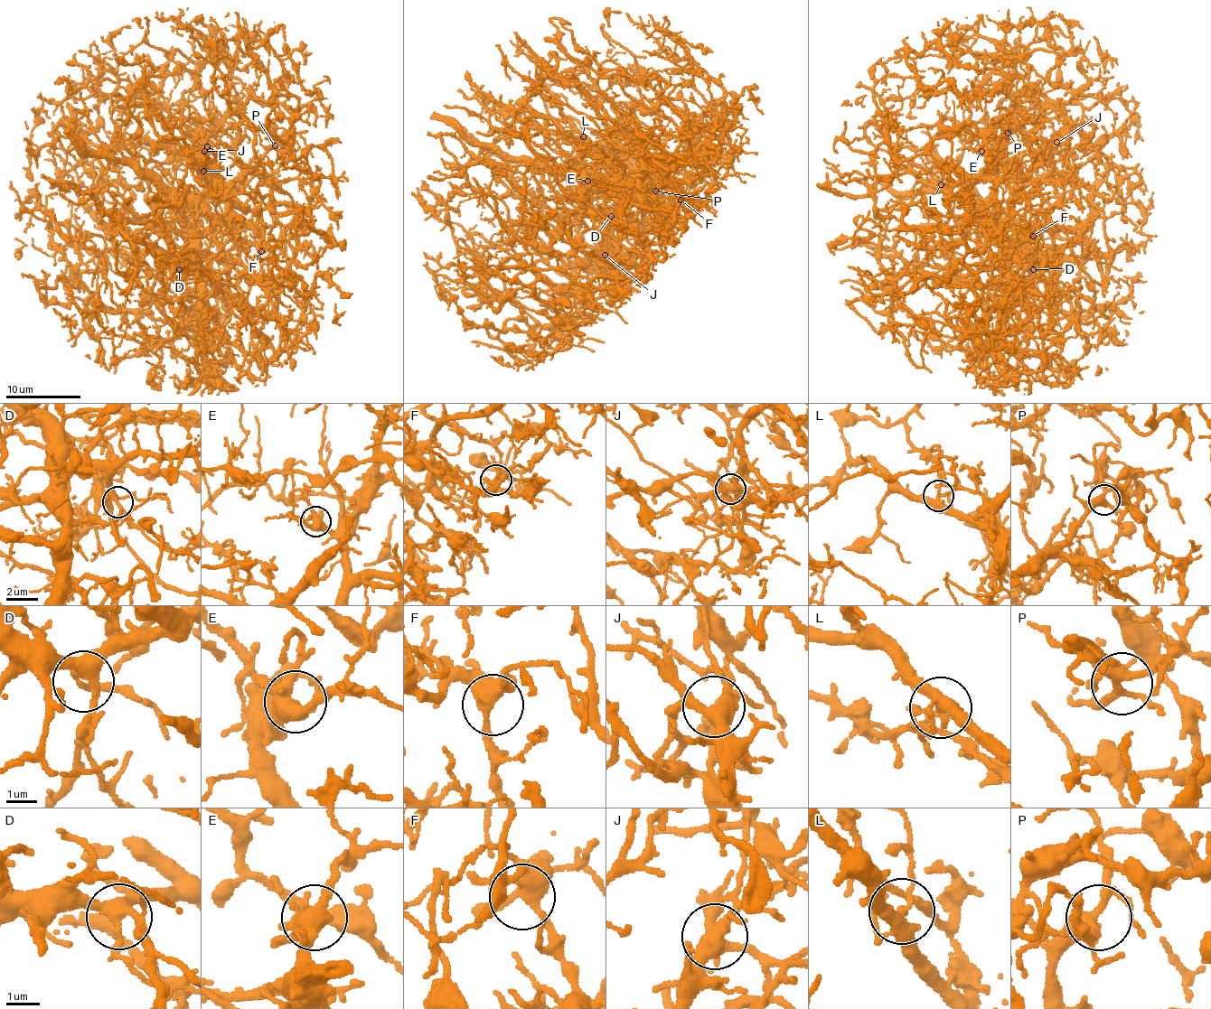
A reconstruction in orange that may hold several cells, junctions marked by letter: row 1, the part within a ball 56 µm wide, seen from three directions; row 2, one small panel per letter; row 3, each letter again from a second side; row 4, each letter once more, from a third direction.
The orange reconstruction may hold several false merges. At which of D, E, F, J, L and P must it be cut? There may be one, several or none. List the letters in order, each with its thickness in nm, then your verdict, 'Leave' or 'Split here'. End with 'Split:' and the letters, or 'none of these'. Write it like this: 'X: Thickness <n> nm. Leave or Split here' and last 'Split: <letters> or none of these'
D: Thickness 340 nm. Leave
E: Thickness 440 nm. Leave
F: Thickness 420 nm. Leave
J: Thickness 400 nm. Leave
L: Thickness 340 nm. Split here
P: Thickness 360 nm. Leave
Split: L

